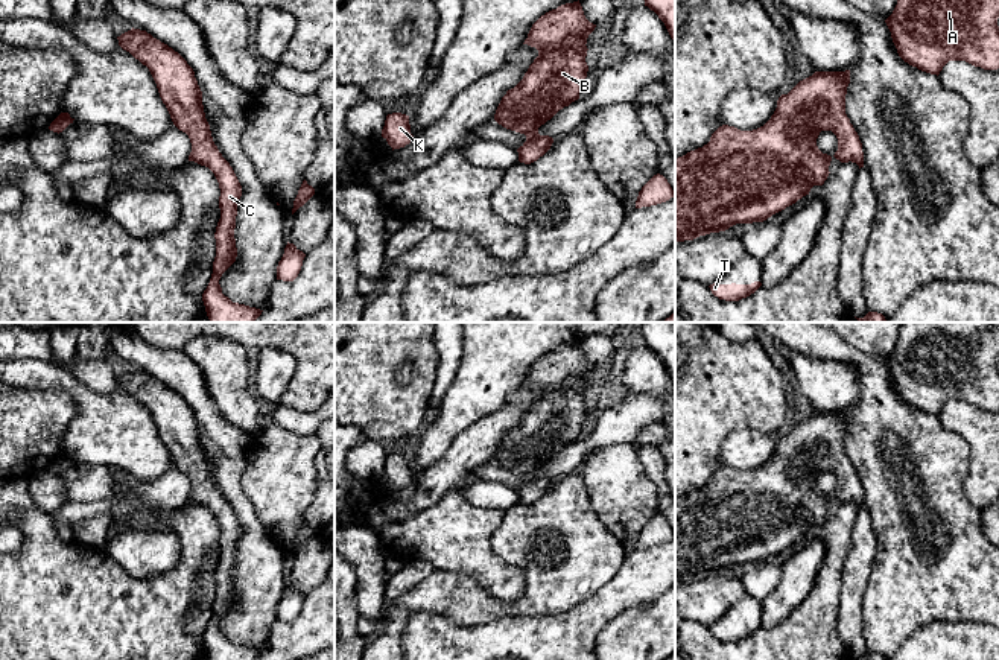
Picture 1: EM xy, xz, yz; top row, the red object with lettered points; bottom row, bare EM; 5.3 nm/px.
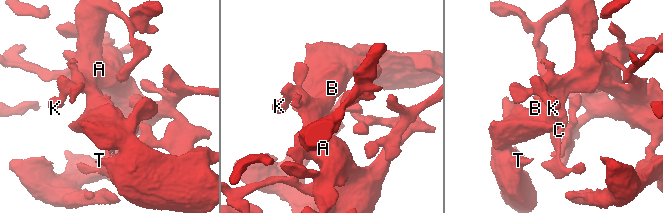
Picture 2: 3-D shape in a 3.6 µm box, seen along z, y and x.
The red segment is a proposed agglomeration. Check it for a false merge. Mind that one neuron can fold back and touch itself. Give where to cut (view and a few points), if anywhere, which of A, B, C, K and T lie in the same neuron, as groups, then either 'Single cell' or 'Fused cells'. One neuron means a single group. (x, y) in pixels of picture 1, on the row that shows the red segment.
No split. Groups: A B C K T. Single cell

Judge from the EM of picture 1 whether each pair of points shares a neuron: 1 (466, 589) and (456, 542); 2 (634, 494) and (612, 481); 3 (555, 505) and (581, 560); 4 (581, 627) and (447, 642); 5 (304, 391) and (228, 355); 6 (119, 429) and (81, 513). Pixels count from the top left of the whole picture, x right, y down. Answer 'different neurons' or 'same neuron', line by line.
1: different neurons
2: same neuron
3: same neuron
4: same neuron
5: different neurons
6: different neurons

